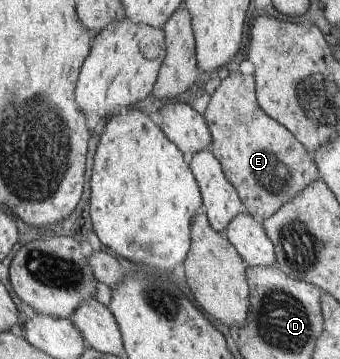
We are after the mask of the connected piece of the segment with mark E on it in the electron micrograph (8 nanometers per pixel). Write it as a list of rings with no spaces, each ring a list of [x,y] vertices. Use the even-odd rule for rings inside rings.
[[[238,70],[231,72],[221,80],[204,116],[213,135],[211,151],[221,161],[226,177],[238,190],[247,211],[256,219],[264,221],[264,219],[272,217],[283,205],[296,197],[304,187],[319,178],[312,154],[305,150],[305,147],[285,125],[282,125],[277,119],[272,119],[260,107],[257,98],[257,81],[254,75],[242,74]]]

